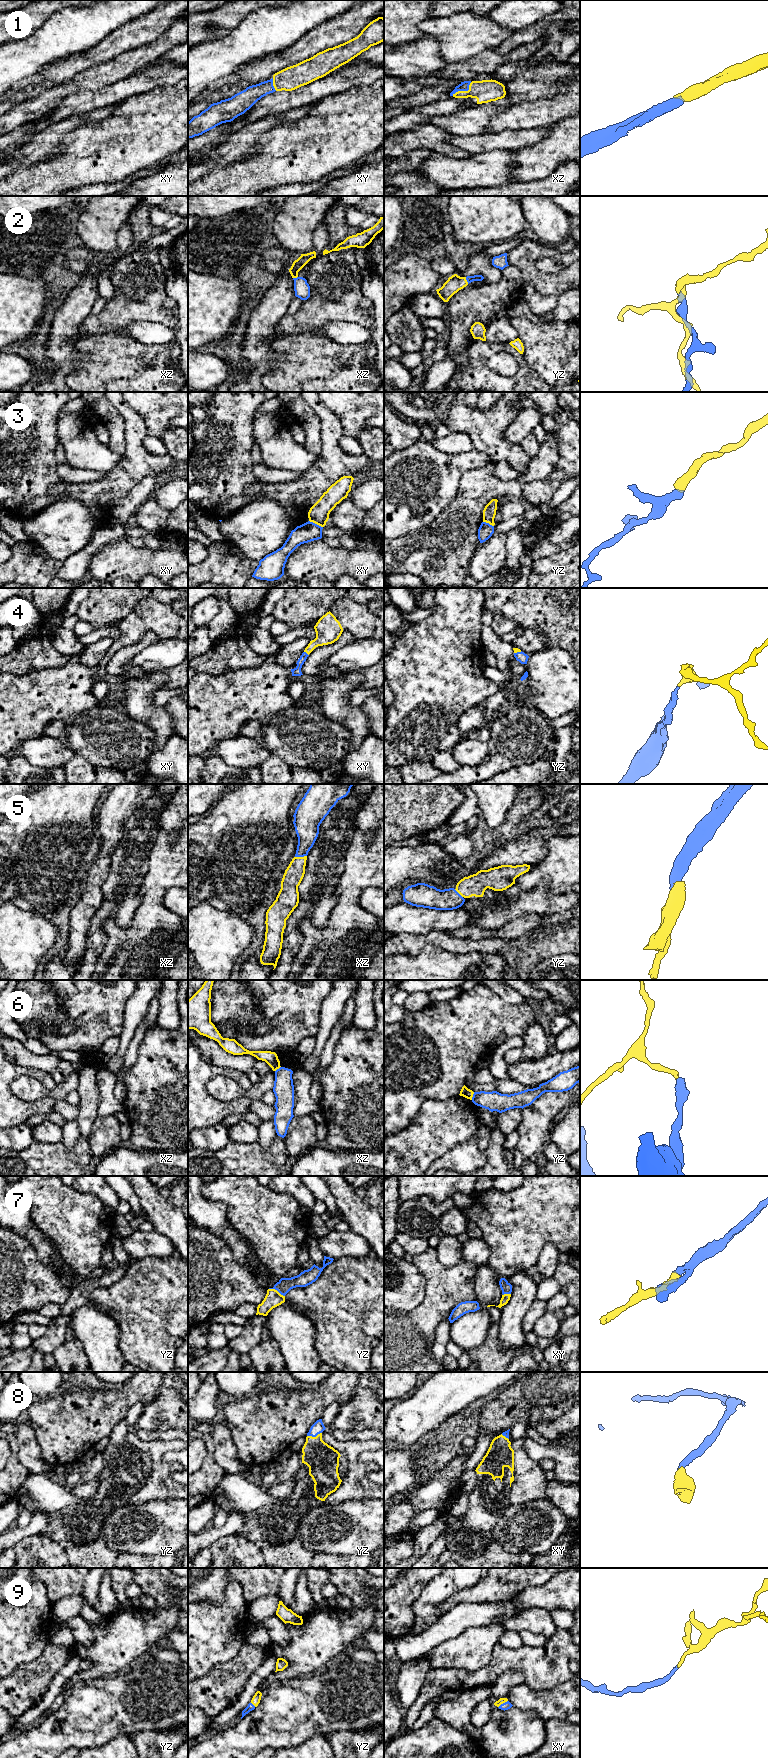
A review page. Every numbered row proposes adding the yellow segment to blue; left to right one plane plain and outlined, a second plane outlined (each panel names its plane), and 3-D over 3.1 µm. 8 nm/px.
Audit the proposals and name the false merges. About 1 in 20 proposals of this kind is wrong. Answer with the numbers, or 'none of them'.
6

